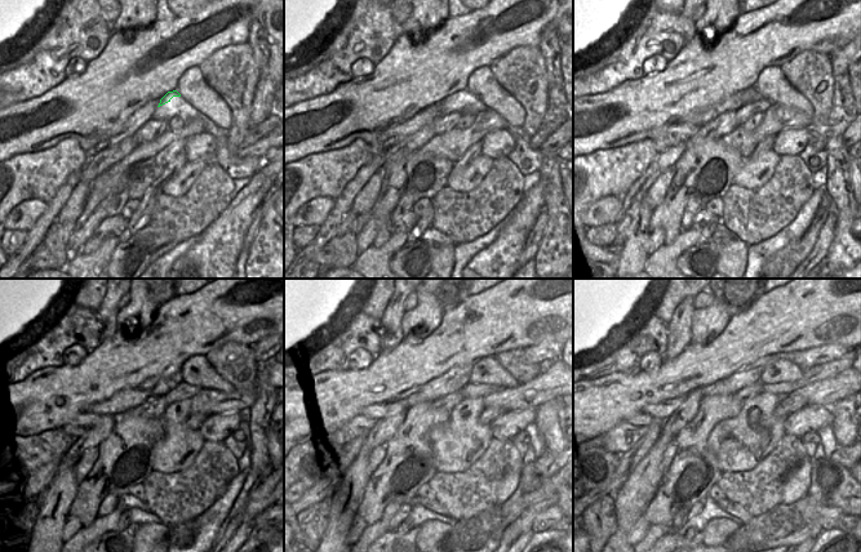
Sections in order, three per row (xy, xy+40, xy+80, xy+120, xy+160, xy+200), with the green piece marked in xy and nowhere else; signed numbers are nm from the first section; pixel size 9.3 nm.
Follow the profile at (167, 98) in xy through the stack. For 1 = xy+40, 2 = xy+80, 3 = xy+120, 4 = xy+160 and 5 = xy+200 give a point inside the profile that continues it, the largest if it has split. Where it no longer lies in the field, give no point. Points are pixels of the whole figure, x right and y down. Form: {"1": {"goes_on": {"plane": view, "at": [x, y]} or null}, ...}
{"1": {"goes_on": {"plane": "xy+40", "at": [451, 99]}}, "2": {"goes_on": {"plane": "xy+80", "at": [732, 103]}}, "3": {"goes_on": {"plane": "xy+120", "at": [125, 400]}}, "4": {"goes_on": {"plane": "xy+160", "at": [455, 379]}}, "5": {"goes_on": {"plane": "xy+200", "at": [804, 359]}}}

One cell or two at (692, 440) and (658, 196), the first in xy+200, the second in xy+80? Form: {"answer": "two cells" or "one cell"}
{"answer": "two cells"}

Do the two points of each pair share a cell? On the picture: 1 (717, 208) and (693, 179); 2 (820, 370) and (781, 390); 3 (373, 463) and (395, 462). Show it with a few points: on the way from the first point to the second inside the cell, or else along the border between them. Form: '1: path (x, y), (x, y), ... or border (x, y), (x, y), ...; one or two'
1: border (722, 197), (711, 197), (702, 205); two
2: path (811, 375), (790, 387); one
3: border (385, 444), (385, 458), (371, 475); two

